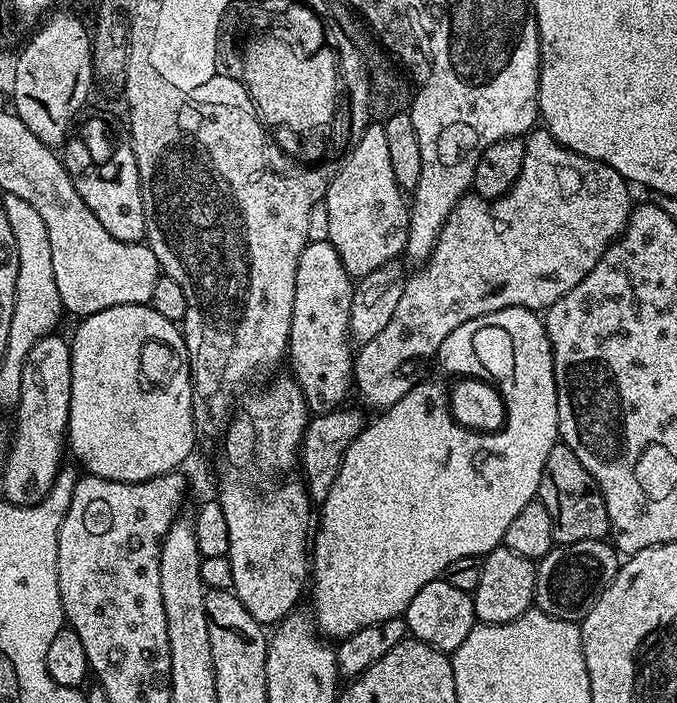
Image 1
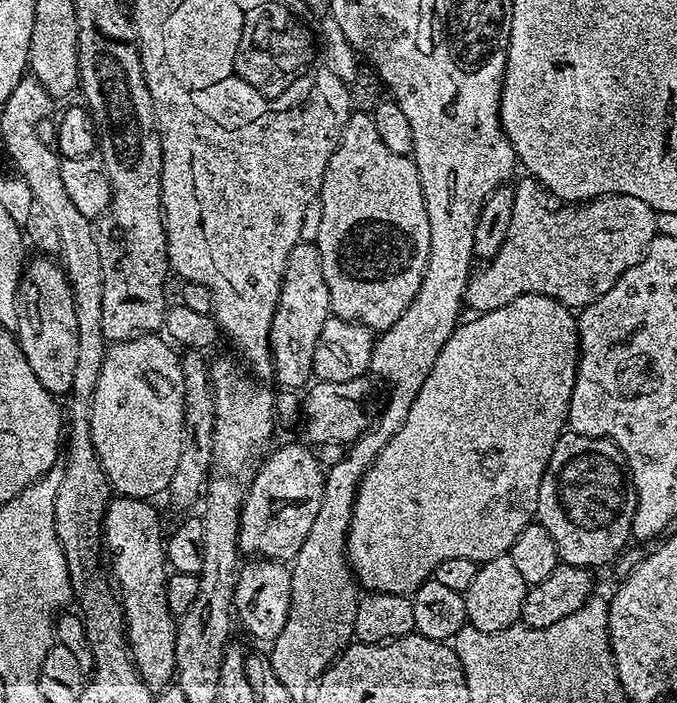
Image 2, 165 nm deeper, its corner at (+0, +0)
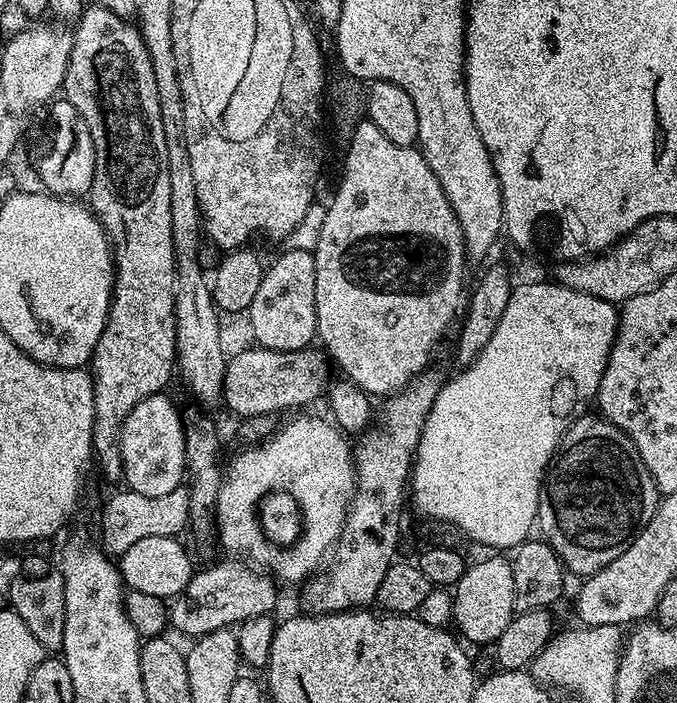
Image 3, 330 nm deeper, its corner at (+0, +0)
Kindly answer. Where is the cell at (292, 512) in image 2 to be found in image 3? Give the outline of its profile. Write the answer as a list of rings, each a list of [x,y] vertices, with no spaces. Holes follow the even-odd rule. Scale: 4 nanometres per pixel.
[[[224,559],[228,560],[205,572],[197,571],[190,578],[186,590],[179,592],[171,601],[170,624],[182,635],[189,638],[205,636],[219,628],[232,628],[244,620],[275,613],[277,581],[263,571],[253,570],[243,559]]]

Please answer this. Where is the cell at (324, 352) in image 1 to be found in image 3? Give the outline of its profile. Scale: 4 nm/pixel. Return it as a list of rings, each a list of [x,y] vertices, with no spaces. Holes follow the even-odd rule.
[[[283,249],[284,253],[264,269],[262,286],[250,302],[246,319],[252,327],[257,345],[279,352],[303,352],[311,340],[317,339],[316,311],[314,310],[314,282],[316,281],[316,258],[306,250]]]

